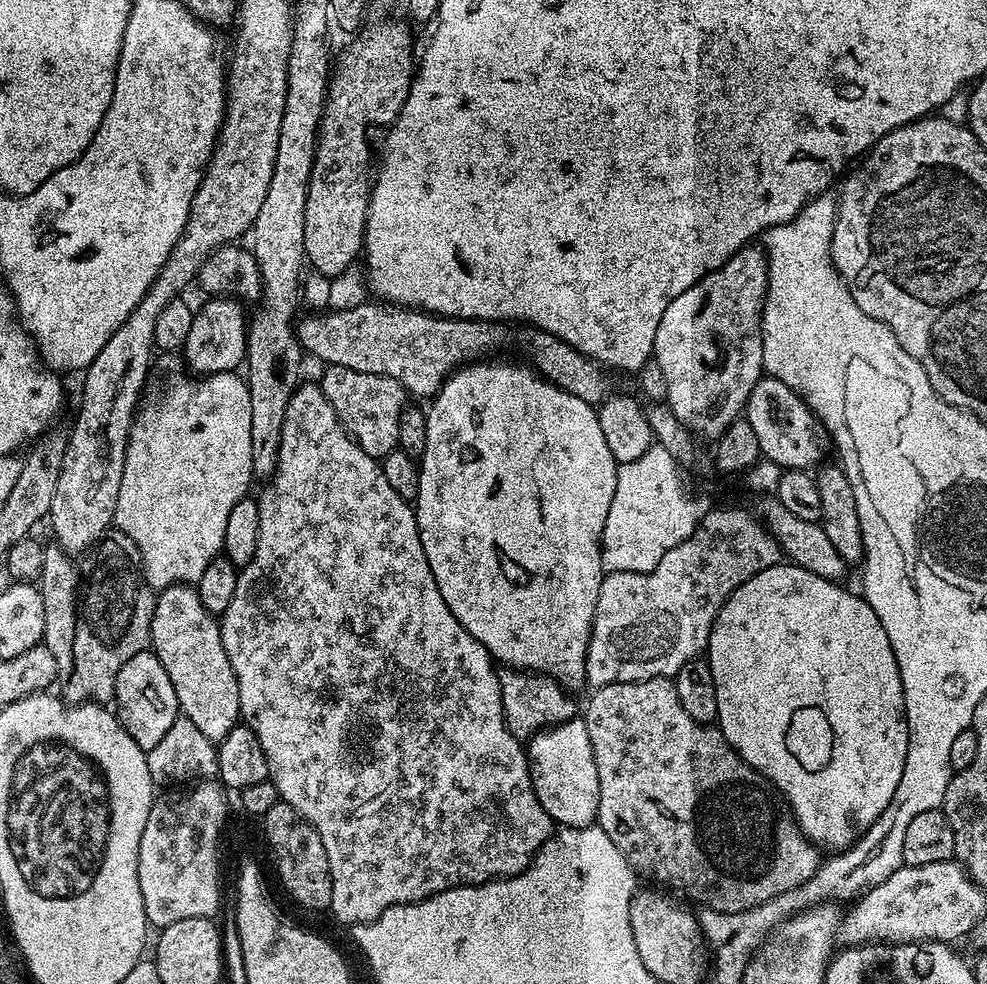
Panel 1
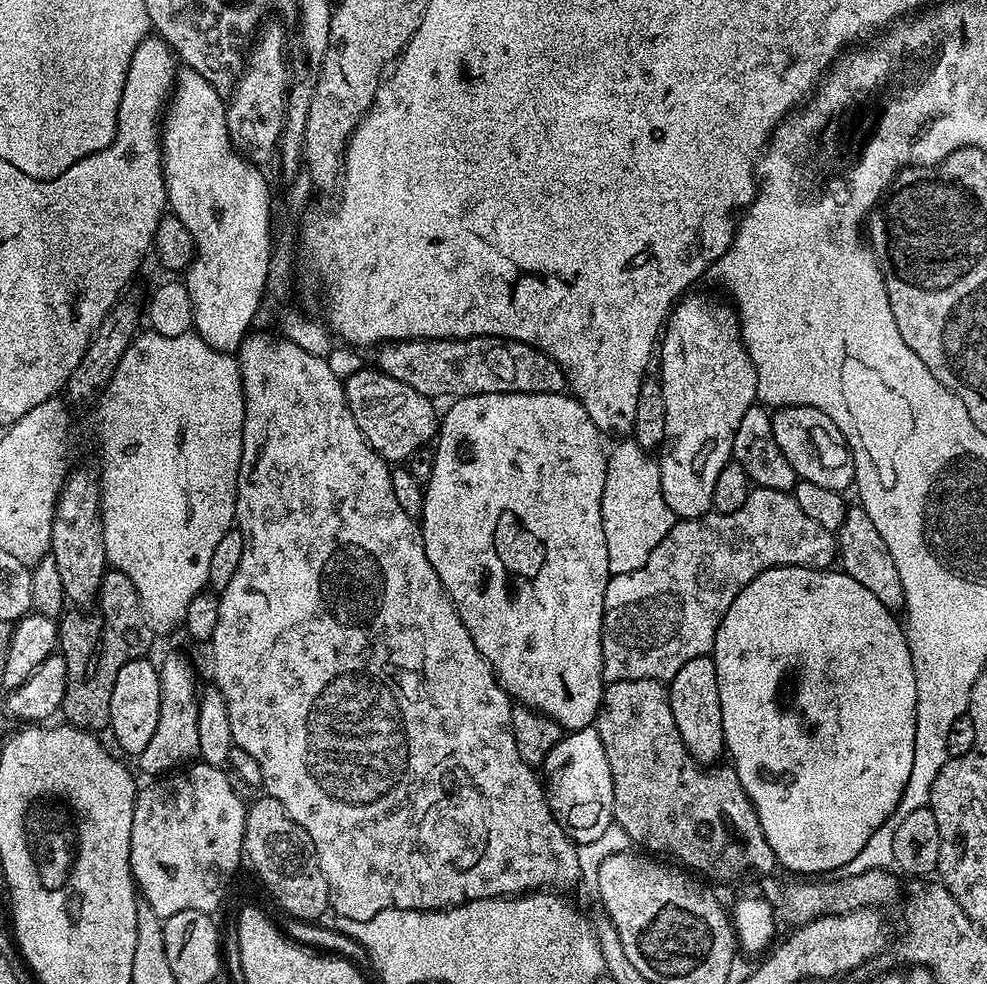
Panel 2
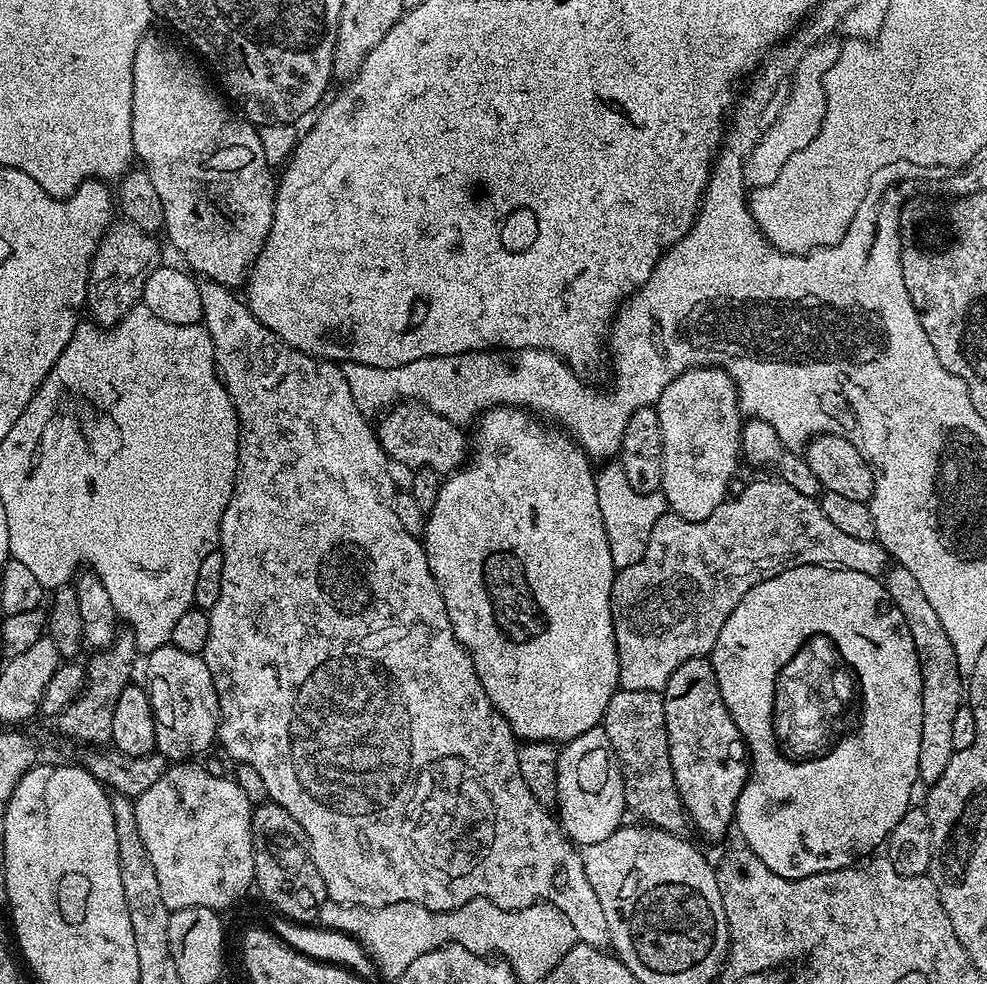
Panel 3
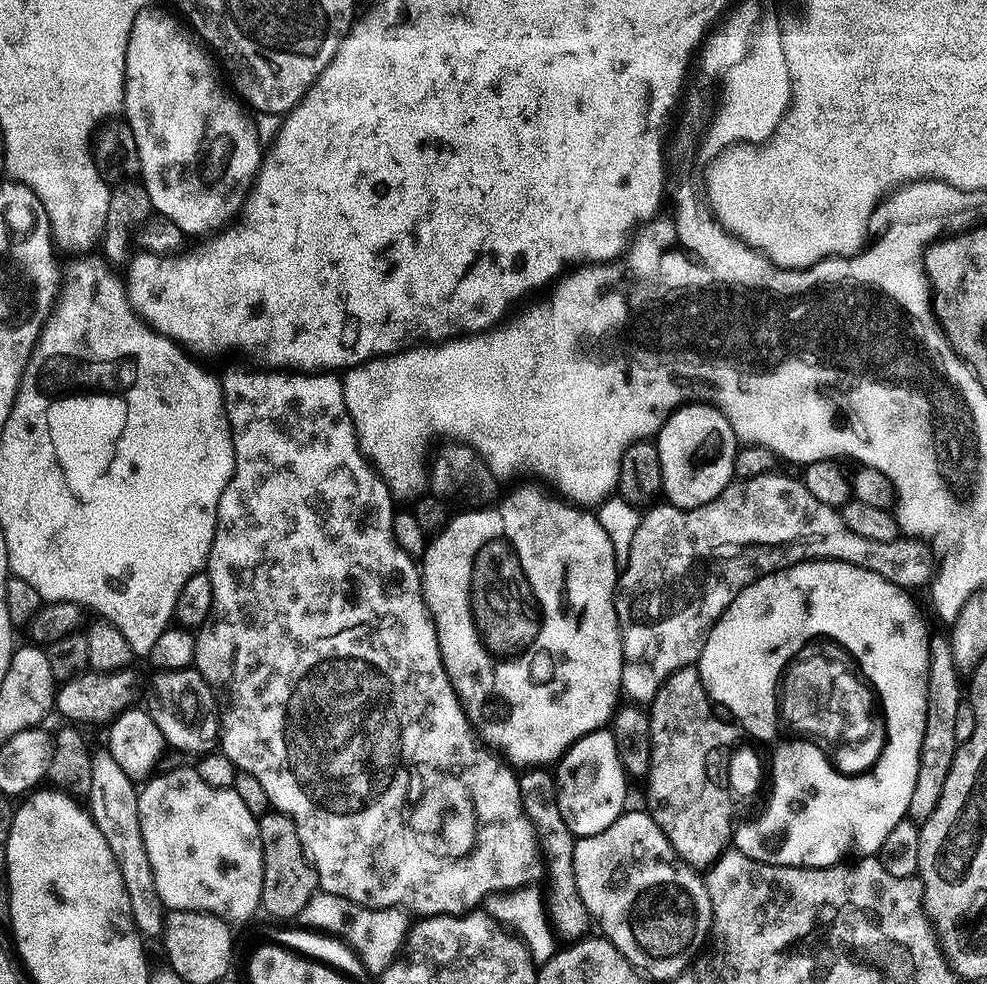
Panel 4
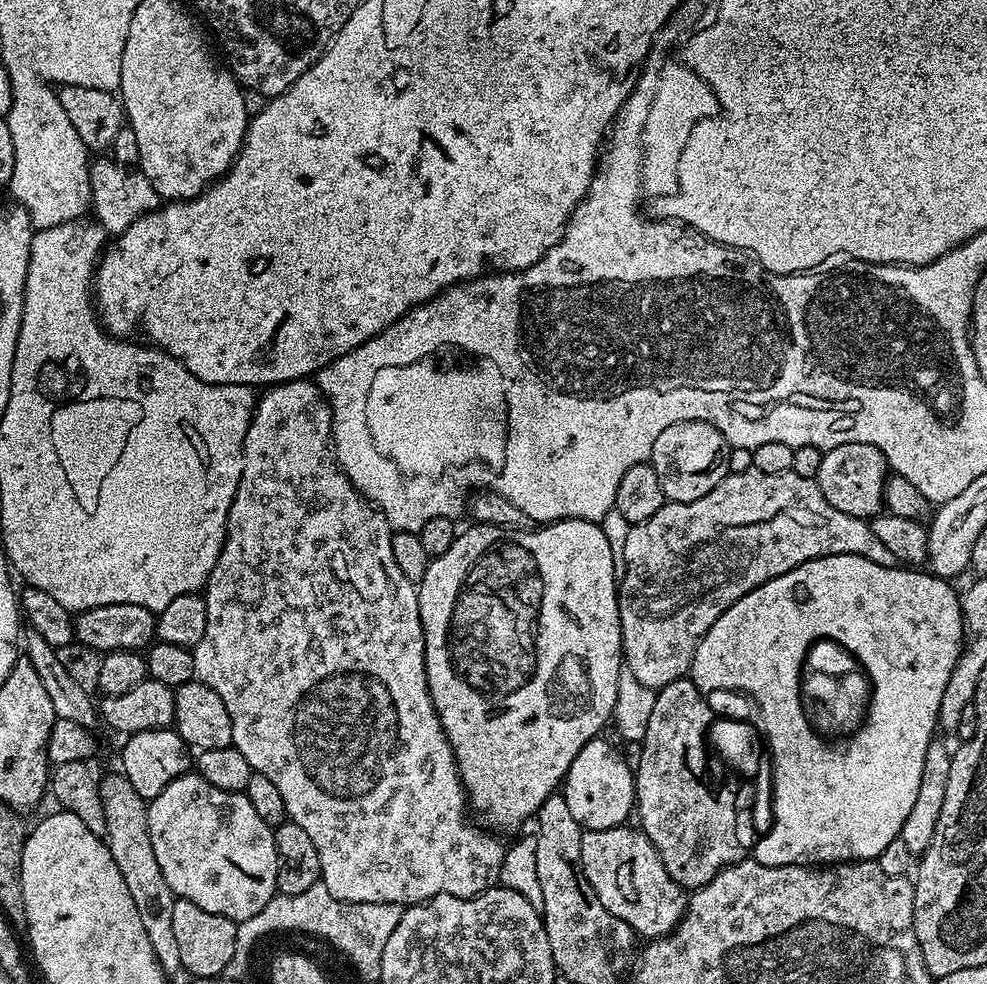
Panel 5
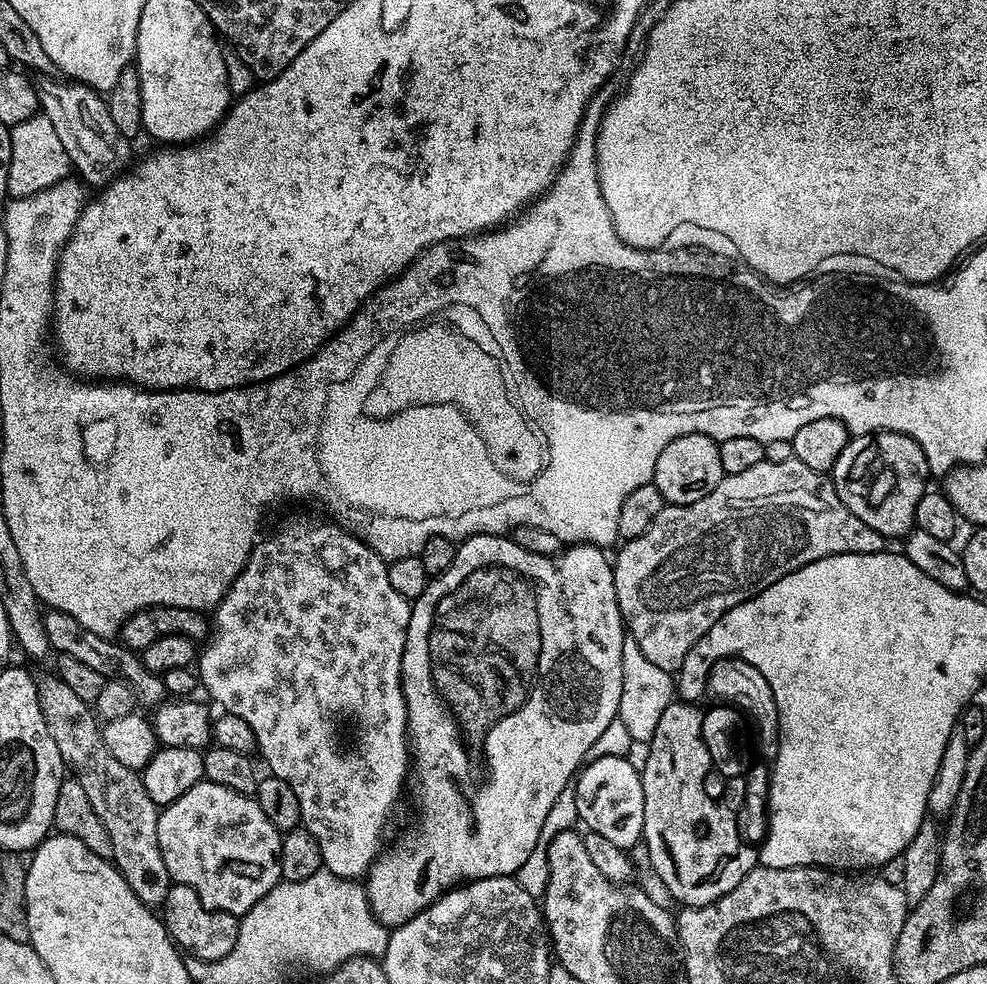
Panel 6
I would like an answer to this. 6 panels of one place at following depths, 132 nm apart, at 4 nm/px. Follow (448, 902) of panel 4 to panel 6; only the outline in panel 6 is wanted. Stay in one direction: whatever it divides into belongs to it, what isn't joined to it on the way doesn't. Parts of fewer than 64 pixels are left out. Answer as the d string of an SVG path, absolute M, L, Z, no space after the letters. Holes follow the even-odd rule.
M292 520L277 532L261 539L253 547L244 569L234 578L228 593L214 609L211 635L198 652L198 680L223 711L234 714L250 726L255 747L260 748L259 759L268 763L267 771L282 778L294 790L300 807L302 827L318 842L324 859L323 867L338 874L343 880L363 877L382 851L384 831L388 828L388 815L400 800L404 779L410 776L410 741L408 739L408 703L404 700L404 687L400 681L402 654L406 646L406 630L410 622L412 604L394 586L390 586L388 564L377 552L353 532L347 532L335 522L323 524L320 520Z

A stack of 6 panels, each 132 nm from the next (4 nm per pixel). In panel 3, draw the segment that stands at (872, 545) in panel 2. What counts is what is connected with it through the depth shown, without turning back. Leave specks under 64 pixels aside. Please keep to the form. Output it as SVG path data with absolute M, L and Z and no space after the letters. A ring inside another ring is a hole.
M892 566L882 583L898 610L902 610L902 618L906 618L906 626L910 626L910 638L914 638L914 650L918 654L922 674L922 742L918 742L916 774L921 785L931 786L938 782L938 778L942 778L946 766L950 766L950 758L956 753L953 721L966 700L966 680L958 666L954 646L938 618L938 610L930 606L930 601L921 584L914 579L914 574L905 568Z

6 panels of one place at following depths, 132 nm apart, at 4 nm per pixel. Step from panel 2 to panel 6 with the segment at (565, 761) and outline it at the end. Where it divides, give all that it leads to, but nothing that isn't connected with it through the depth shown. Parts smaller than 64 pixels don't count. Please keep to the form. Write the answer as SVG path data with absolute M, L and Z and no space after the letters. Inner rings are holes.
M599 756L589 759L574 780L579 823L594 834L602 834L614 846L632 850L644 835L644 795L641 769L631 764L628 756Z

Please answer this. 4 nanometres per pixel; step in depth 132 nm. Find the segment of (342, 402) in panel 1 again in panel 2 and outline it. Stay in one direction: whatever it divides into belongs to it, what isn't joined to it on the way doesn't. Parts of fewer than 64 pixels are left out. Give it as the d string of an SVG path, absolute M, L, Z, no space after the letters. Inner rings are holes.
M372 366L344 380L344 397L368 445L389 462L407 462L418 449L431 445L438 432L438 412L429 397Z

